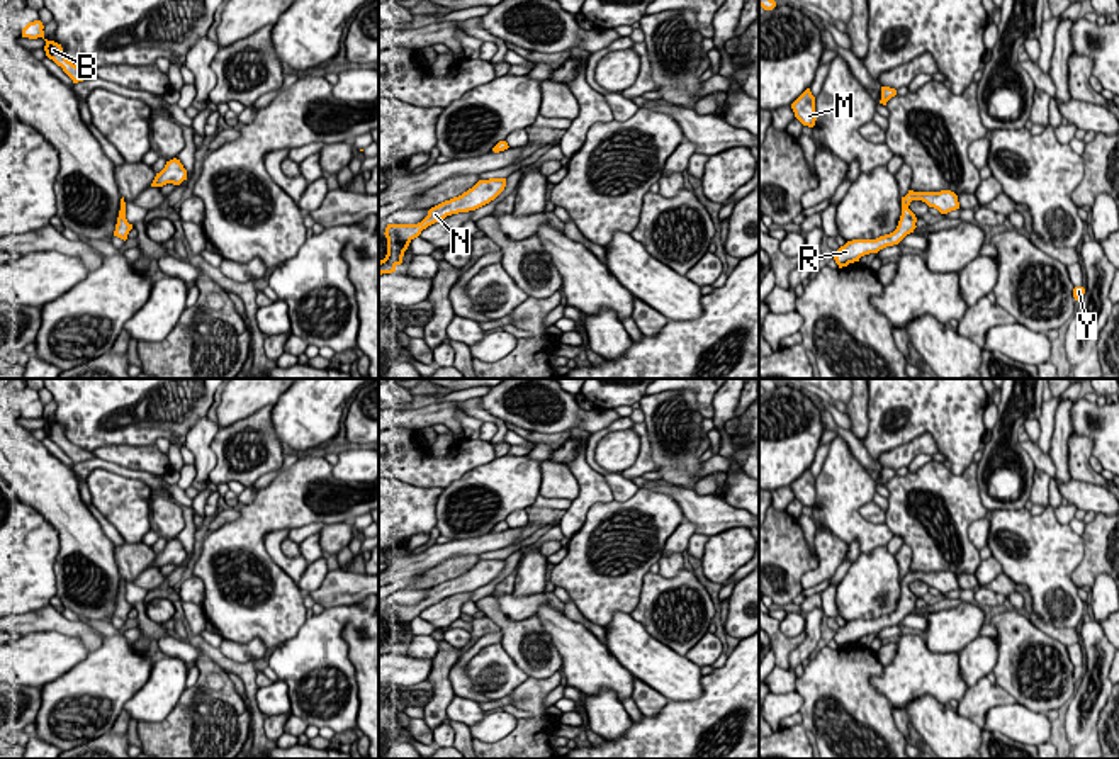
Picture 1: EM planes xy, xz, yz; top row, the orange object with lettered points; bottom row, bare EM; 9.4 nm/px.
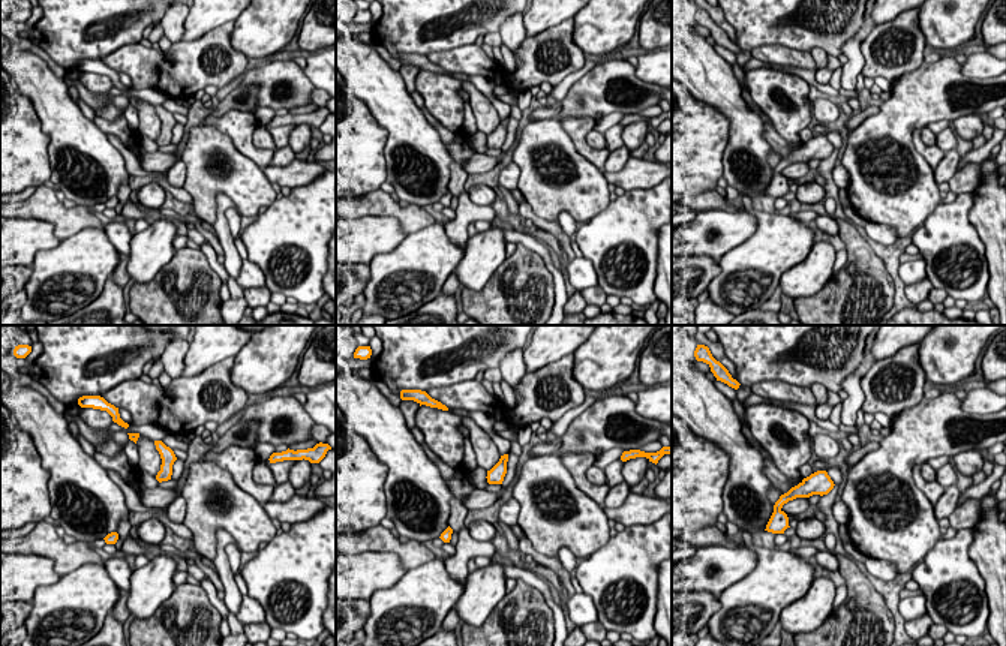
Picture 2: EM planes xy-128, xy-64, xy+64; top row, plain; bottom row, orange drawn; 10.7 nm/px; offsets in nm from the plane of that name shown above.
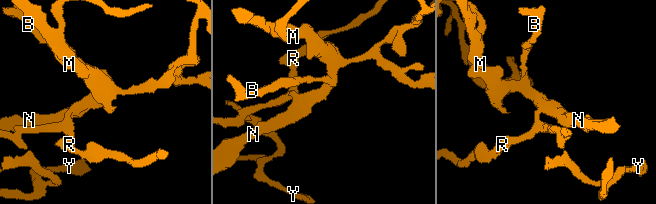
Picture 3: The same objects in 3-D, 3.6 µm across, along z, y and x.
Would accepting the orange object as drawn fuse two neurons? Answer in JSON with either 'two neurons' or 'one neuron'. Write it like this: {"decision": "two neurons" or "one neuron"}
{"decision": "one neuron"}

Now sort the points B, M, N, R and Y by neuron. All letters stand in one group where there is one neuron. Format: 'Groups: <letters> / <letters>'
Groups: B M N R Y

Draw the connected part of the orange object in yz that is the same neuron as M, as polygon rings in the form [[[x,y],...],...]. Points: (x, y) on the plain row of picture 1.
[[[807,469],[793,484],[791,489],[795,498],[808,508],[815,506],[817,492],[815,492],[815,477],[812,475],[810,469]]]

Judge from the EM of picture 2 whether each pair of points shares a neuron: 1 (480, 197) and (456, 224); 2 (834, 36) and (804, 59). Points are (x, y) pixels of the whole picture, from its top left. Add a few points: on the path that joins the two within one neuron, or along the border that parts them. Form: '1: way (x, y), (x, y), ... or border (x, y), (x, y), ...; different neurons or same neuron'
1: border (467, 192), (474, 203), (489, 206); different neurons
2: border (775, 44), (810, 51); different neurons

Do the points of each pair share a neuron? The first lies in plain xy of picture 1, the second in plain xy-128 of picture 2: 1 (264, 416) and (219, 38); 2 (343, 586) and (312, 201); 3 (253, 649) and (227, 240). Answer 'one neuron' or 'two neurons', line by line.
1: one neuron
2: two neurons
3: two neurons

